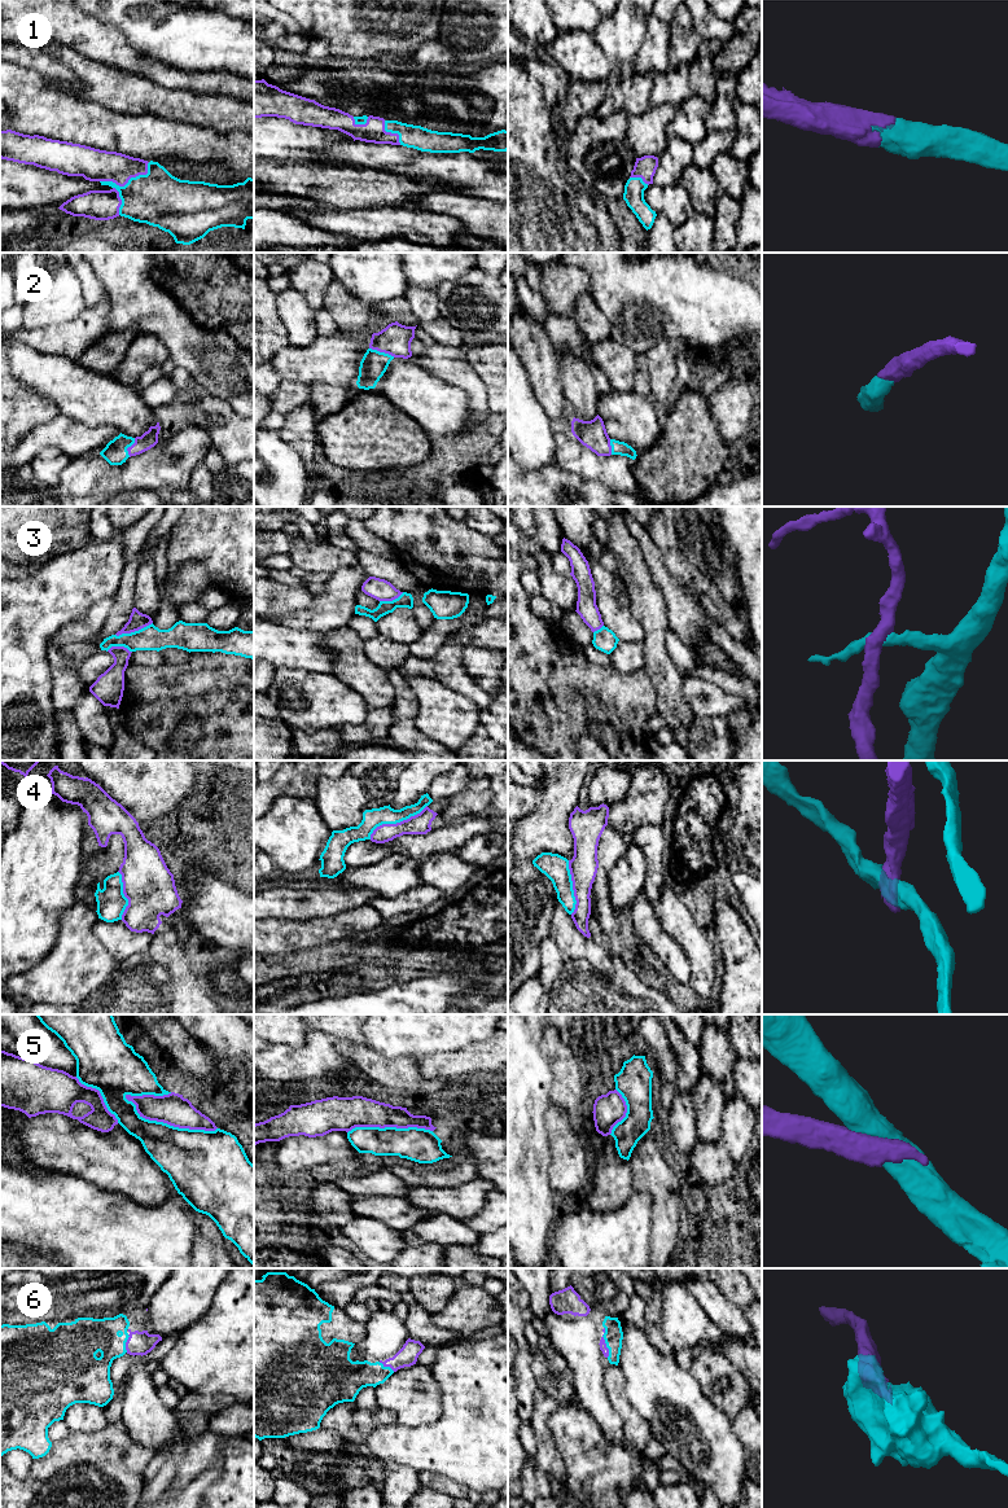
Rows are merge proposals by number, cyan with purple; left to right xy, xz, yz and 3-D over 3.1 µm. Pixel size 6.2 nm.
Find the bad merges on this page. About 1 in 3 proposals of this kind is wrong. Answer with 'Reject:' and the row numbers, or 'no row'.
Reject: 3, 4, 5

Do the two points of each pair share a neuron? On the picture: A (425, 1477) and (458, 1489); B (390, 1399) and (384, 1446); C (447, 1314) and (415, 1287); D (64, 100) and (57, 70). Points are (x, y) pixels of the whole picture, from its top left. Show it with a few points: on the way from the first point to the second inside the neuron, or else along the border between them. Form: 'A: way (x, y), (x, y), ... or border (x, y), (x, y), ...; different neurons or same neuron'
A: way (433, 1481), (450, 1487); same neuron
B: border (395, 1421), (403, 1425), (425, 1425); different neurons
C: border (458, 1288), (450, 1300), (432, 1315); different neurons
D: border (30, 69), (58, 80); different neurons

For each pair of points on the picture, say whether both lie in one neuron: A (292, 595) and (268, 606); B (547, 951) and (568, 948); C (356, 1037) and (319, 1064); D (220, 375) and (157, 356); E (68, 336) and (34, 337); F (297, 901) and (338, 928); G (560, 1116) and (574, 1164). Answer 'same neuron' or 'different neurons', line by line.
A: same neuron
B: different neurons
C: different neurons
D: different neurons
E: same neuron
F: different neurons
G: same neuron

